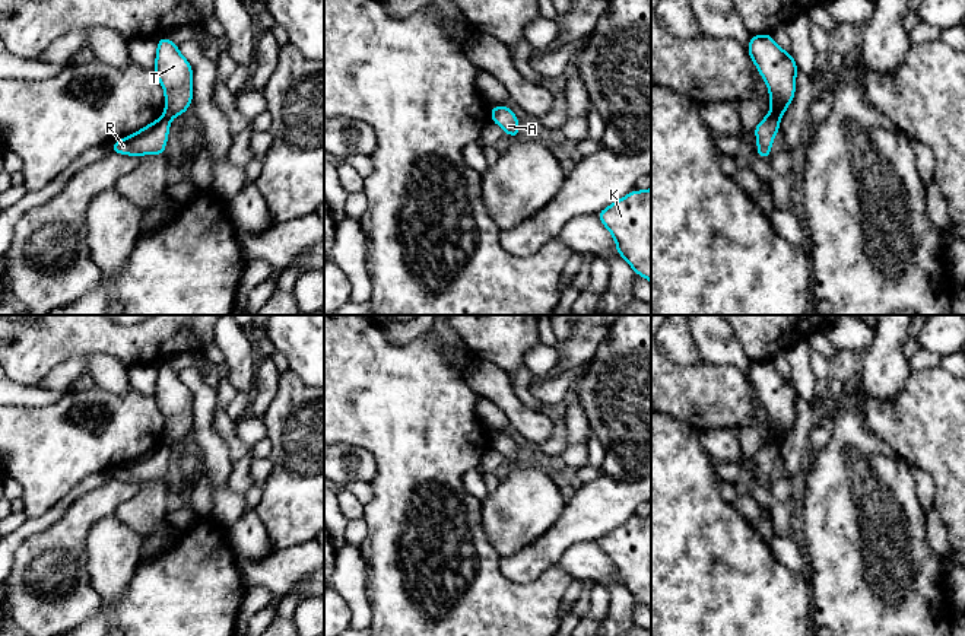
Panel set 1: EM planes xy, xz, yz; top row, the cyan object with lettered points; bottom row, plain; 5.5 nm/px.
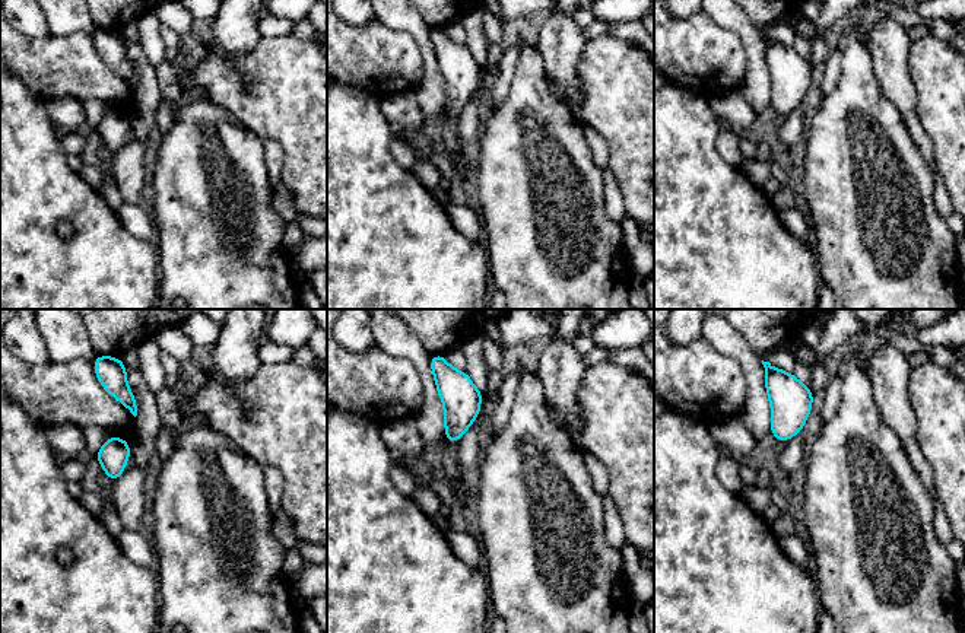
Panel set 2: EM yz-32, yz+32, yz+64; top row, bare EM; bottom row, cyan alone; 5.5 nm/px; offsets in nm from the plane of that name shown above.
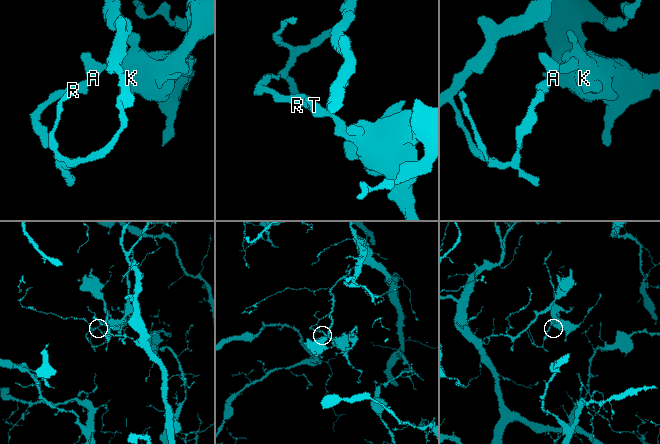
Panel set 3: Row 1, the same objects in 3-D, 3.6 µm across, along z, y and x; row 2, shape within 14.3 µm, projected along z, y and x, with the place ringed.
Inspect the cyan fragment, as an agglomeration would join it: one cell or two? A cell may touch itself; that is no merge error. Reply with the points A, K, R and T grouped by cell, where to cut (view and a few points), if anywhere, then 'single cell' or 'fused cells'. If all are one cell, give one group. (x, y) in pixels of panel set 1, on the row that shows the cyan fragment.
A K T / R; cut in yz along (770, 111), (778, 120); fused cells

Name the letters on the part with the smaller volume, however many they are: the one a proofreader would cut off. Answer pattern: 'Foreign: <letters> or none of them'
Foreign: A, K, T

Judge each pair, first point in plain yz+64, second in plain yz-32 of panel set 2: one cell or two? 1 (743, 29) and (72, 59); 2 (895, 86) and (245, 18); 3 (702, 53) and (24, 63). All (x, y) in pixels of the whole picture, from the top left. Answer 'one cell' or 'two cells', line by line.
1: two cells
2: one cell
3: one cell

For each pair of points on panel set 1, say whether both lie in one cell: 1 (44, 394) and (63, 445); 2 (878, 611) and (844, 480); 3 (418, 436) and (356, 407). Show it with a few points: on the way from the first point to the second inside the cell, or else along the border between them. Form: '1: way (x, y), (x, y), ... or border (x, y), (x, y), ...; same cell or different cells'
1: border (63, 393), (57, 400), (47, 404), (15, 406); different cells
2: way (860, 579), (856, 512); same cell
3: way (403, 422), (389, 407), (371, 407); same cell

